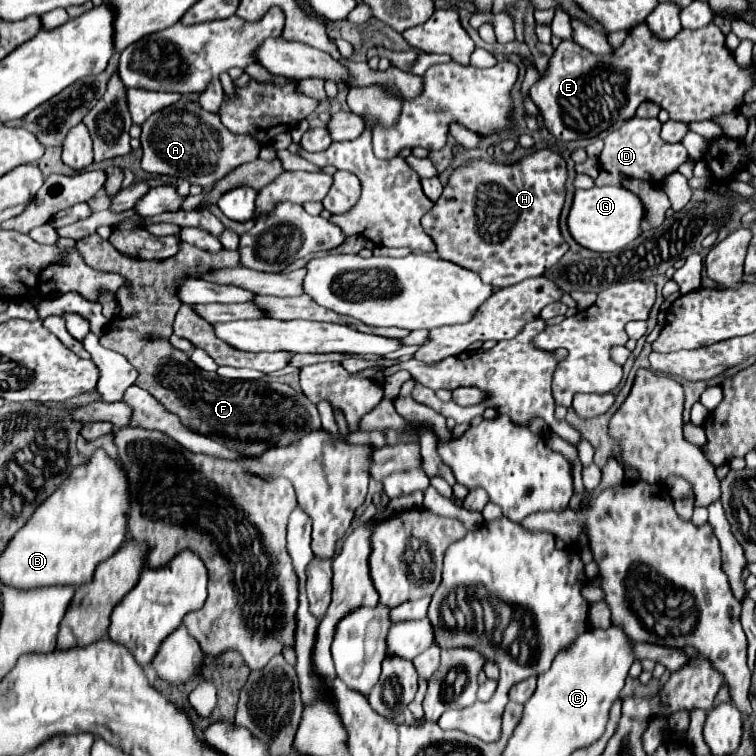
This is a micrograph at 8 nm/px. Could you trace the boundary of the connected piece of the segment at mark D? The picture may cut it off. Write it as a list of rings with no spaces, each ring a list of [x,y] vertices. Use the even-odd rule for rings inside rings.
[[[630,118],[624,126],[618,126],[604,138],[604,150],[600,154],[600,174],[596,186],[614,184],[620,186],[622,178],[640,178],[648,182],[660,182],[670,172],[676,172],[678,166],[686,160],[688,152],[682,144],[668,144],[660,136],[658,118]]]

